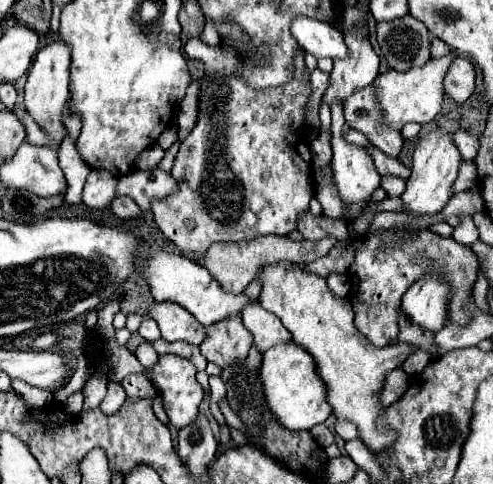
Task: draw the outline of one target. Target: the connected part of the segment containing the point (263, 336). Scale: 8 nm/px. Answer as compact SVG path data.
M260 302L246 304L246 310L242 310L242 322L254 334L254 344L260 352L266 352L274 344L292 340L292 334L282 326L278 316L264 310Z

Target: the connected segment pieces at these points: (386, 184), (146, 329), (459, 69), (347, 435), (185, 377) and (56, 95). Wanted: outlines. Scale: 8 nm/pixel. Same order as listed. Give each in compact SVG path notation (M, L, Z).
M382 176L380 186L386 190L388 196L402 196L402 192L406 188L406 180L402 180L398 176Z
M146 316L144 322L142 322L142 326L140 326L140 330L138 330L138 334L140 334L144 340L148 340L148 342L158 340L158 326L156 326L156 322Z
M456 58L448 72L446 72L446 78L444 78L444 88L446 88L446 94L456 100L456 102L466 102L472 92L474 92L474 80L476 80L476 70L474 70L474 64L468 60L468 58Z
M338 420L336 434L342 440L354 440L354 438L358 438L358 428L356 428L356 424L350 424L350 420Z
M158 356L158 362L146 368L146 376L158 388L158 394L162 396L162 406L176 428L184 428L196 420L198 404L202 402L204 390L196 380L196 368L194 364L190 364L190 360L182 360L178 356Z
M56 38L52 44L44 46L36 54L36 60L34 60L32 68L28 70L28 82L26 82L26 88L24 88L26 90L26 96L24 96L26 110L40 124L40 128L54 138L52 148L58 148L58 144L66 136L66 128L62 124L60 114L62 114L66 98L70 94L68 84L70 84L70 44L62 44L62 40Z

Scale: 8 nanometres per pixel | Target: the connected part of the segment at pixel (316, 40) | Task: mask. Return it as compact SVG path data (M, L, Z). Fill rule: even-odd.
M296 16L292 20L292 34L298 40L298 44L316 58L344 58L348 54L344 34L326 22Z

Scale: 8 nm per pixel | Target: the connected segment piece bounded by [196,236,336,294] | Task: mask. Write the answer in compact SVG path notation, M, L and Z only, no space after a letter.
M258 236L258 240L242 240L242 244L212 244L206 252L202 252L202 256L198 256L198 264L206 266L206 270L222 284L222 288L226 288L226 292L242 292L258 274L258 270L266 264L278 262L278 260L290 260L294 264L308 264L314 262L318 256L326 256L330 252L330 248L336 244L336 240L332 236L322 238L322 240L290 240L284 236Z

